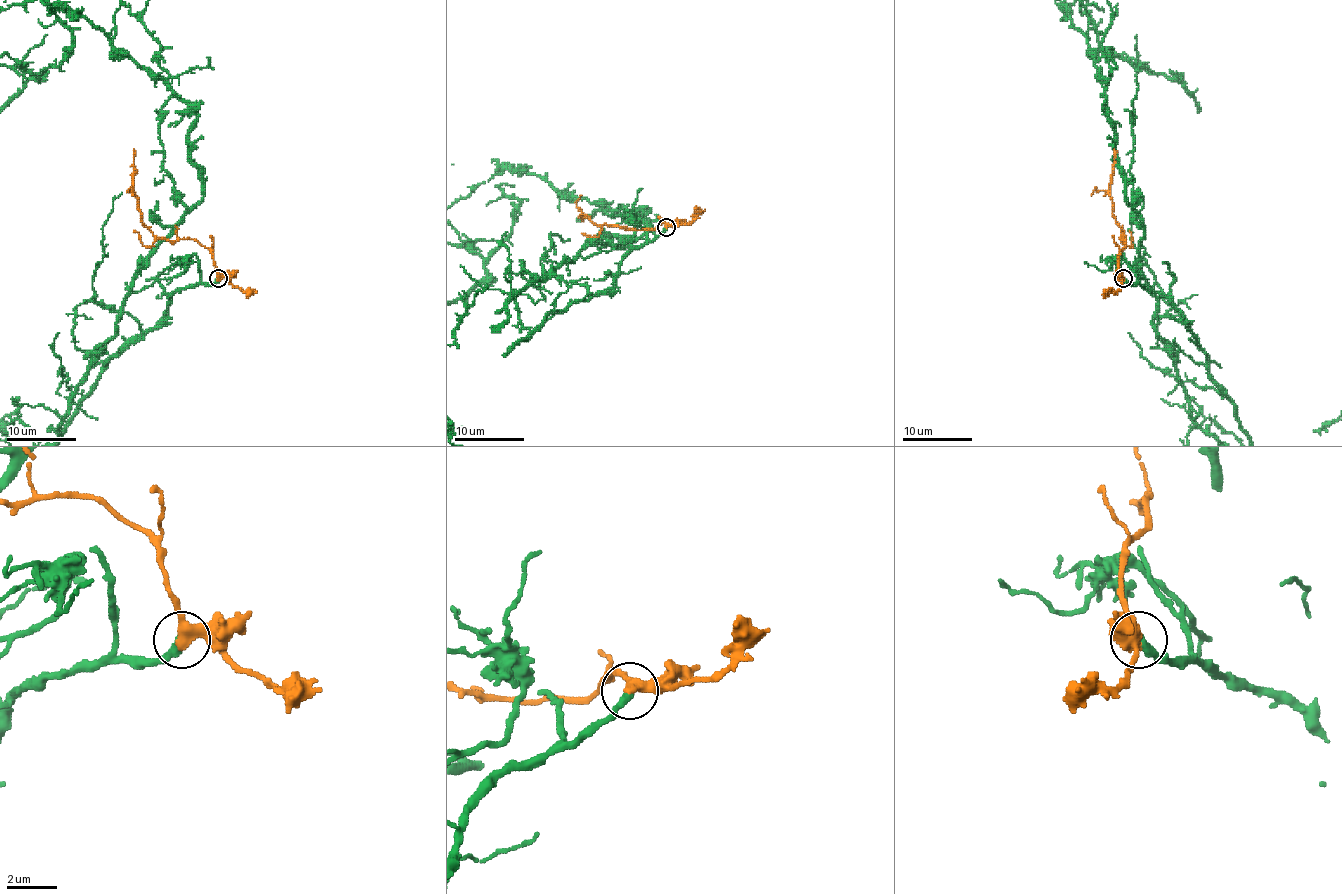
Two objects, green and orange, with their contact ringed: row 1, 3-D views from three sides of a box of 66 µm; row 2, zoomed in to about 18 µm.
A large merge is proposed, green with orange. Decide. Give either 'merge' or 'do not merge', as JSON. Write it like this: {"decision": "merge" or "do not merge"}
{"decision": "merge"}

